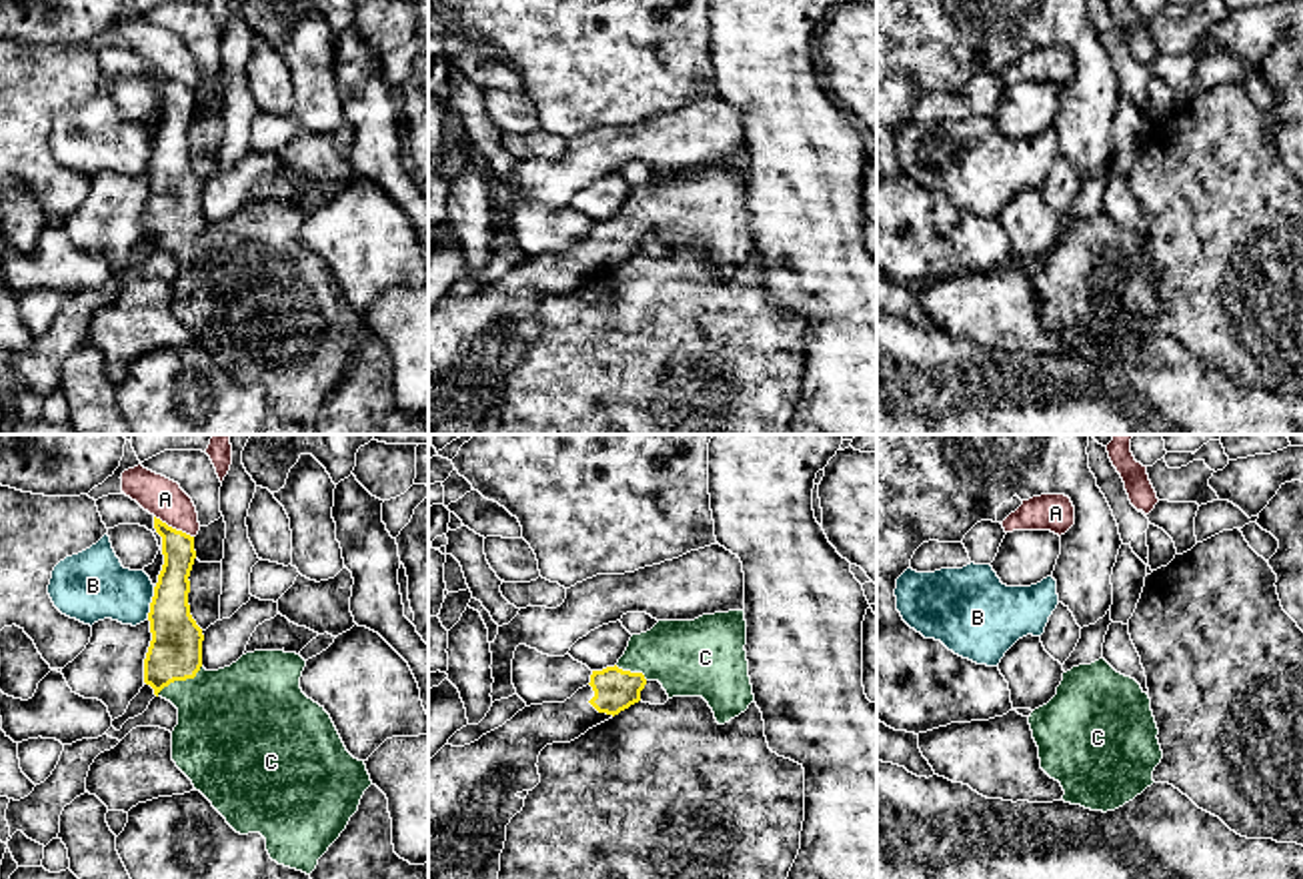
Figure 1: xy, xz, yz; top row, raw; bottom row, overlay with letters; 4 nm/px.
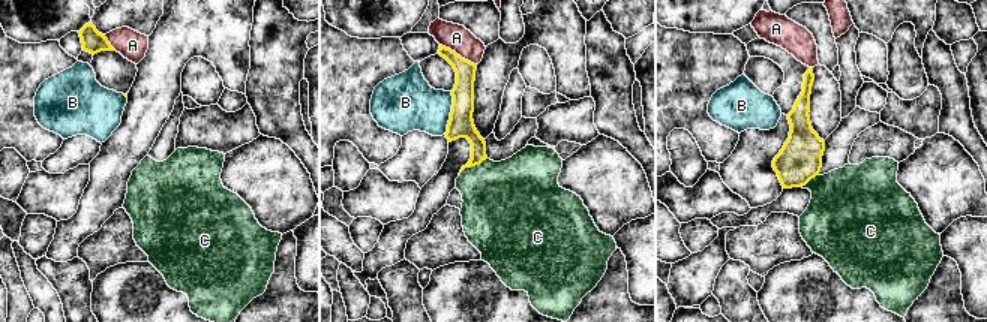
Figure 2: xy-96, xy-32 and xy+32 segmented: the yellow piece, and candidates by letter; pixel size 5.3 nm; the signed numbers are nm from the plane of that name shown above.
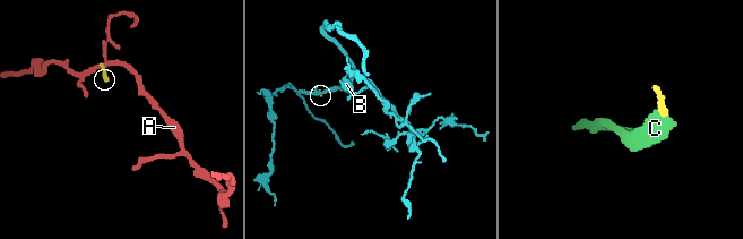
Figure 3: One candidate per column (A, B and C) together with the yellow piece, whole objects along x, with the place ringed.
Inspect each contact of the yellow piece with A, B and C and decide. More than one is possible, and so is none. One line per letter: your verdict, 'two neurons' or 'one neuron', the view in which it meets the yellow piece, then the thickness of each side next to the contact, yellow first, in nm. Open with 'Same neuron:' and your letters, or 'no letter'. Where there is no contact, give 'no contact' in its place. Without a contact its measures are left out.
Same neuron: C
A: two neurons; contact in xy; calibres 140 and 160 nm
B: two neurons; contact in xy; calibres 220 and 280 nm
C: one neuron; contact in xy; calibres 220 and 420 nm

